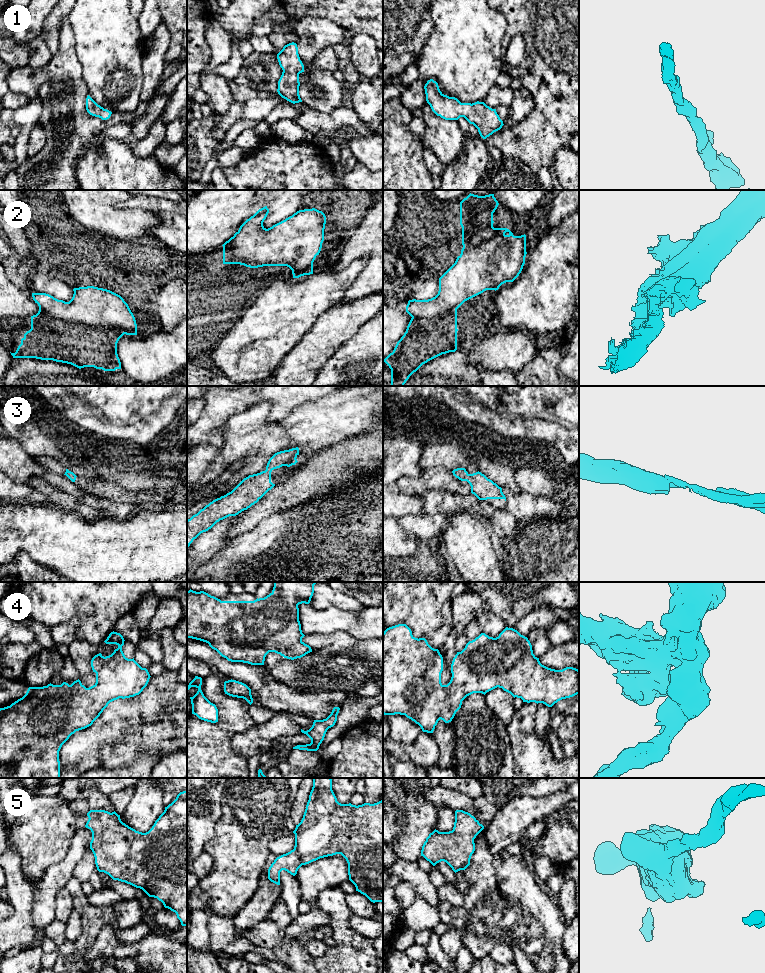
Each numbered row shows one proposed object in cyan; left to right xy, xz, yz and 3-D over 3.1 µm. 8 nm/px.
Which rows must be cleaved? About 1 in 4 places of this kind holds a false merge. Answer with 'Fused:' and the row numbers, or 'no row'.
Fused: no row

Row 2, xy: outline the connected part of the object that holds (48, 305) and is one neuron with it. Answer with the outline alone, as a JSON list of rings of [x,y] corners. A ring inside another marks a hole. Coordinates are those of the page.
[[[87,286],[74,288],[73,291],[73,297],[69,302],[58,300],[46,293],[32,293],[33,300],[39,306],[39,311],[36,315],[31,316],[31,329],[24,334],[24,337],[21,339],[21,344],[18,346],[16,352],[10,352],[11,355],[13,356],[13,358],[36,358],[41,360],[53,360],[56,362],[71,364],[79,369],[84,367],[94,367],[96,369],[102,369],[104,371],[115,371],[116,369],[121,369],[121,362],[117,354],[117,343],[124,334],[137,335],[136,320],[128,304],[120,295],[103,288]]]

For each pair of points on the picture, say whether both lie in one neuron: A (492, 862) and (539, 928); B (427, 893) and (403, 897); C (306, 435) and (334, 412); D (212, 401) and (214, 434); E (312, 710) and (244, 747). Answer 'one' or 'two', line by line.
A: one
B: two
C: one
D: one
E: two

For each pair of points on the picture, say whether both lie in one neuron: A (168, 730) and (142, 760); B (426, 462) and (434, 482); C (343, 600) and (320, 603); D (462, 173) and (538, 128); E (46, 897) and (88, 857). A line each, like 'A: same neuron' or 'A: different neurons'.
A: different neurons
B: different neurons
C: same neuron
D: different neurons
E: different neurons

